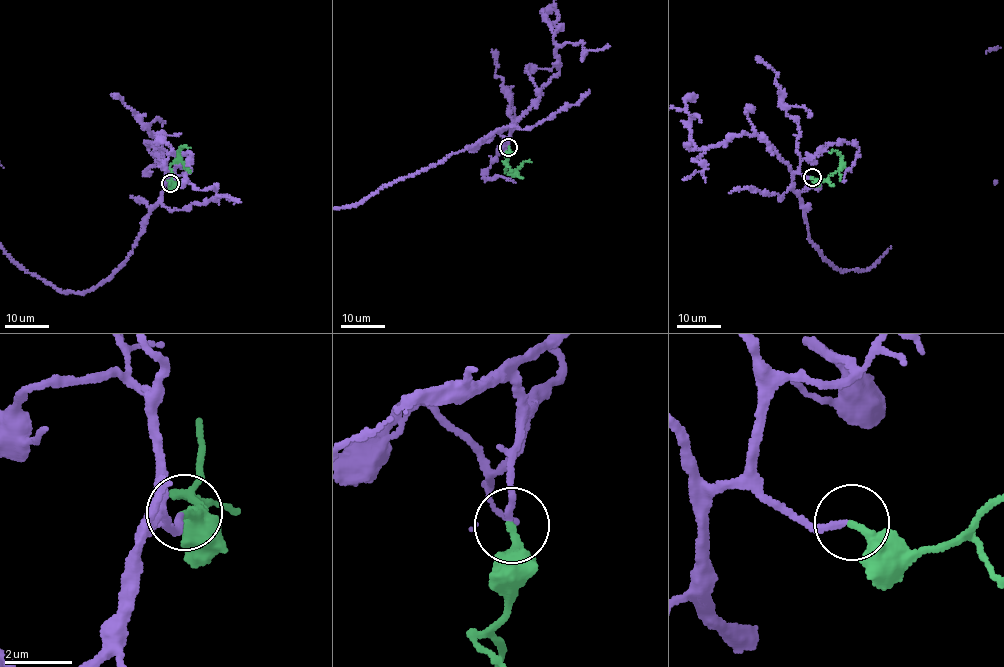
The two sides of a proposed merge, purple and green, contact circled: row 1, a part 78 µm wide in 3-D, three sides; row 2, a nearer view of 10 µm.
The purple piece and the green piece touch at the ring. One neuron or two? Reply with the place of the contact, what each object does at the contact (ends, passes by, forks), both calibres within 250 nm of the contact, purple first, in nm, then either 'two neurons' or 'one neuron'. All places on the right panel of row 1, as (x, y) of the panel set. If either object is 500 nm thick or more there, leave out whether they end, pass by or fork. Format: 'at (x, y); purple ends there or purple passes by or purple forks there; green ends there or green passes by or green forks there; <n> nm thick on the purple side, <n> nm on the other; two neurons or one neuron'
at (812, 177); purple ends there; green ends there; 180 nm thick on the purple side, 260 nm on the other; one neuron

